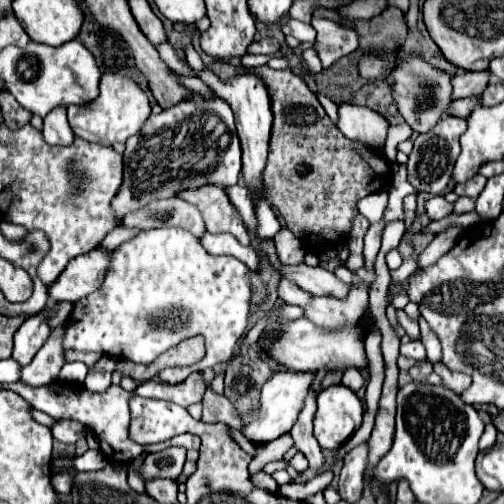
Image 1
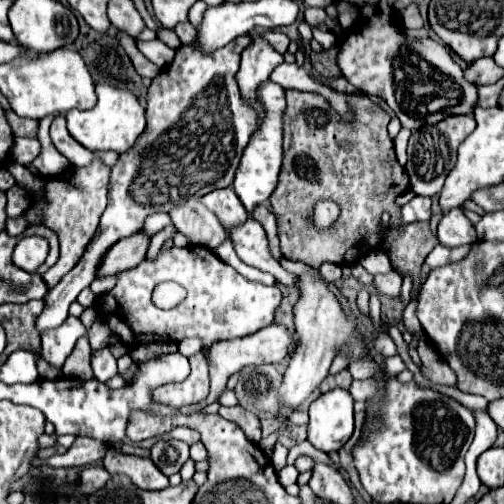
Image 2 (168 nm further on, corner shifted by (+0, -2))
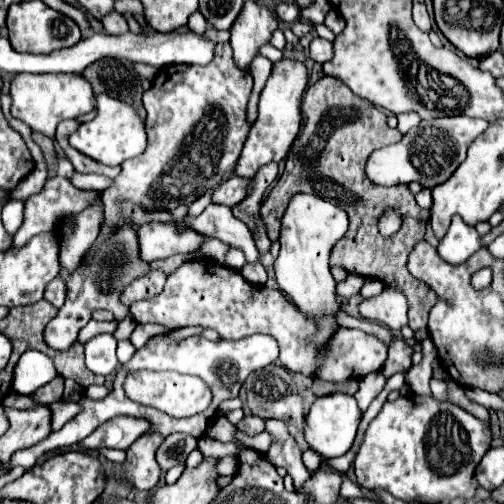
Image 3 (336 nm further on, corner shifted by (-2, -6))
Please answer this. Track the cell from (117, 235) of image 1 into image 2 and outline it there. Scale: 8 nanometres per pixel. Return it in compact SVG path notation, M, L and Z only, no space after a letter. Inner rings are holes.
M157 212L157 214L151 214L147 220L145 220L145 226L143 230L151 232L151 234L157 234L159 230L163 230L165 226L171 224L171 218L167 212Z

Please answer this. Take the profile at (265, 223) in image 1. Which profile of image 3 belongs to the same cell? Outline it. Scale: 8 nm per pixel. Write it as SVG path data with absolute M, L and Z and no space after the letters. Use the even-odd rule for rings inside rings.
M283 58L279 64L273 66L273 72L269 80L265 82L265 88L261 90L261 96L259 96L259 116L247 136L243 152L235 166L235 176L241 176L247 180L247 194L255 186L255 176L259 168L271 162L279 164L281 160L285 160L295 136L299 134L299 124L301 124L299 102L301 102L305 86L307 86L307 70L301 62Z

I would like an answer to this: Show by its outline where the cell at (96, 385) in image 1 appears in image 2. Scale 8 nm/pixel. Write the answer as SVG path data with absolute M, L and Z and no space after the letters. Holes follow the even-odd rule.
M109 348L95 350L91 356L91 366L99 382L105 382L117 374L117 358L111 354Z

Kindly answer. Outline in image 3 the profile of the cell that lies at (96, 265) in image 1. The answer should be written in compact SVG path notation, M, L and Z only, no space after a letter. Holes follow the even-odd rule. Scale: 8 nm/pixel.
M151 222L151 224L139 226L137 240L139 240L141 260L155 262L175 254L197 252L201 234L197 234L191 228L181 228L175 224Z

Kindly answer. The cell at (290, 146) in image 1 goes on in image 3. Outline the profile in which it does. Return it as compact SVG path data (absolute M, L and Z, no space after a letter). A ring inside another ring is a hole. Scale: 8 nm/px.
M323 76L307 88L301 100L301 116L301 130L289 150L285 172L261 206L261 216L267 224L269 238L277 242L281 218L291 196L305 192L333 200L349 214L349 230L333 246L329 264L339 266L351 274L379 278L387 286L399 288L409 300L409 328L413 332L425 330L427 314L437 302L437 294L427 284L411 276L407 270L407 258L413 246L425 238L429 210L421 210L415 204L415 196L407 184L379 186L367 180L365 174L365 164L371 152L399 142L403 134L397 128L389 128L387 116L379 112L369 100L355 96L341 80L331 76ZM387 206L393 206L401 212L403 224L397 234L383 238L377 230L377 220Z

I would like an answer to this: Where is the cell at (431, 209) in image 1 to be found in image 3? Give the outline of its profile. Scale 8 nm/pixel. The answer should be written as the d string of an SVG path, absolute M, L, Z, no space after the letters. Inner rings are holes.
M455 216L447 234L443 236L443 240L437 246L439 256L449 264L465 262L479 248L481 248L481 236L477 234L477 230L473 226L465 224L461 220L461 216Z

